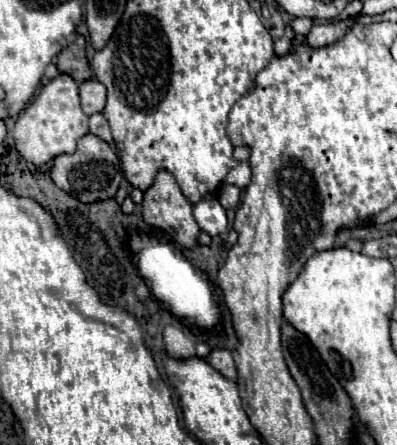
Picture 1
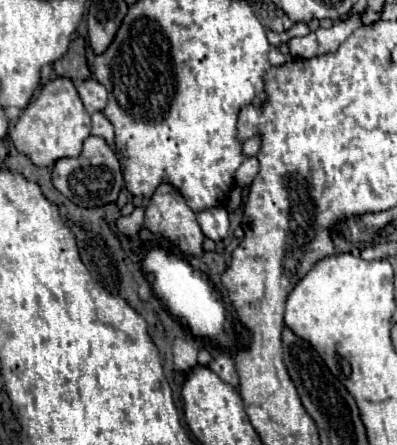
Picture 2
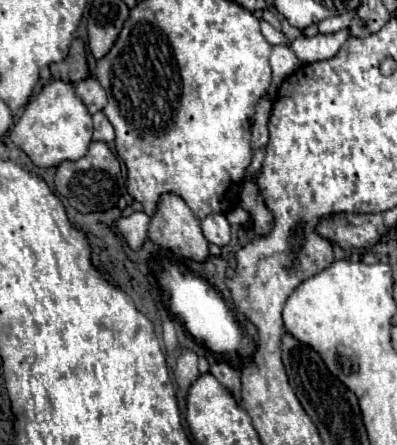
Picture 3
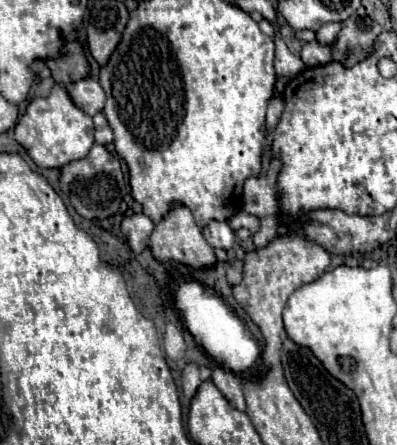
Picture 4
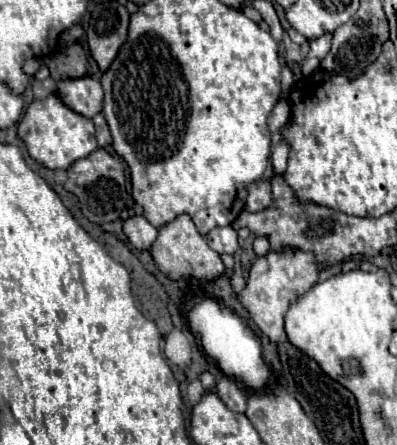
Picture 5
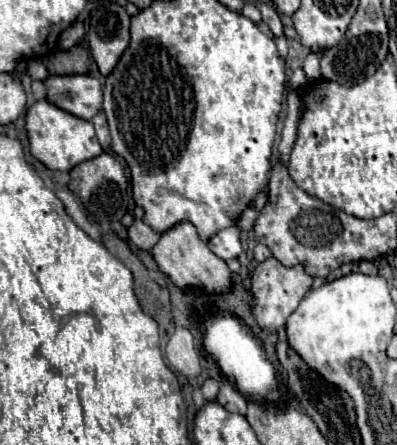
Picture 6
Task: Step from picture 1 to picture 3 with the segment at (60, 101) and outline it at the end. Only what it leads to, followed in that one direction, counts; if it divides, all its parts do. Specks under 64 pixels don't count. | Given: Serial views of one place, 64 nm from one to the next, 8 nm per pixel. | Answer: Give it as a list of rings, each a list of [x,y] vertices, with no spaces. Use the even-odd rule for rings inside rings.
[[[52,80],[42,92],[24,108],[24,114],[10,130],[12,142],[26,152],[26,156],[40,168],[58,166],[64,160],[78,160],[86,154],[92,140],[92,116],[76,96],[74,86],[64,80]]]

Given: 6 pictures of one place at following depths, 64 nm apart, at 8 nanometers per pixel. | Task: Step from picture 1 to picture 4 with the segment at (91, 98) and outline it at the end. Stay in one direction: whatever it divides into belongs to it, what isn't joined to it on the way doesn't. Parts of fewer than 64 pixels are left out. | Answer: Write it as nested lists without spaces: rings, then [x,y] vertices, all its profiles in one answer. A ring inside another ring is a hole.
[[[84,78],[84,80],[80,80],[80,82],[70,84],[70,86],[68,86],[68,92],[70,92],[72,100],[74,100],[88,116],[98,114],[98,112],[104,108],[106,96],[104,96],[104,90],[100,88],[98,80],[94,80],[94,78]]]

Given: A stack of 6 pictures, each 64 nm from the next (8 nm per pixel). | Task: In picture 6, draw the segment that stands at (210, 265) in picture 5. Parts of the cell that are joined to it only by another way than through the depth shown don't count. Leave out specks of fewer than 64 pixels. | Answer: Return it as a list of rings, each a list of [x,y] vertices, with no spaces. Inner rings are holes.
[[[180,222],[172,226],[168,232],[162,232],[158,244],[152,248],[152,256],[158,268],[180,288],[184,286],[198,286],[206,292],[226,292],[232,286],[232,272],[228,270],[226,262],[220,260],[204,240],[200,240],[196,228],[188,222]]]

